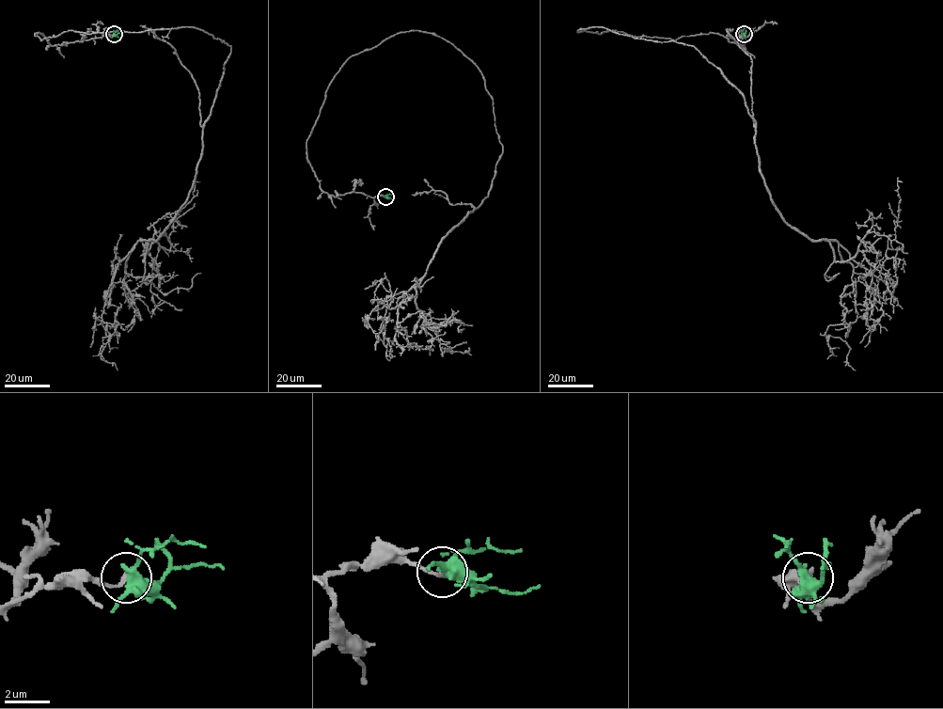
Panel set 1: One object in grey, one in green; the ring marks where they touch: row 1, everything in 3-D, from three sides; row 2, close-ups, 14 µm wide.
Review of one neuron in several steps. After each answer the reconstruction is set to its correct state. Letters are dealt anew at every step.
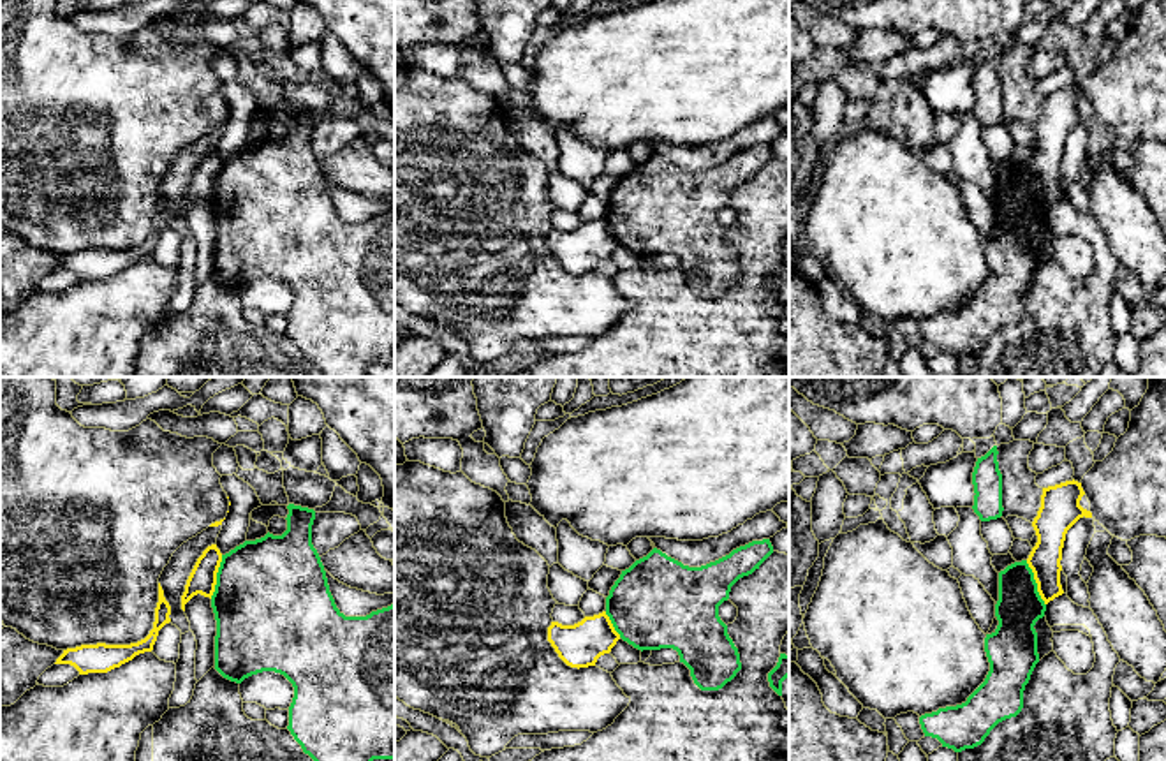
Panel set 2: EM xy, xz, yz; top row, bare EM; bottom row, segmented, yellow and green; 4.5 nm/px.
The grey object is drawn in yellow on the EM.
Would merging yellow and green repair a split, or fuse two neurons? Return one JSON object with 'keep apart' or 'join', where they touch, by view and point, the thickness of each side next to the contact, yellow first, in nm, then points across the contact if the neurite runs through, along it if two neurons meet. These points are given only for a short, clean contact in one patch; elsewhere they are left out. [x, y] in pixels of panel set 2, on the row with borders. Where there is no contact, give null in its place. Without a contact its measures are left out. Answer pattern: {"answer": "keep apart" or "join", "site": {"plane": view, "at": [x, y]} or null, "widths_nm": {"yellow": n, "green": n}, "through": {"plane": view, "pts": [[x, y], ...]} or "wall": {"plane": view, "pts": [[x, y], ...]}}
{"answer": "keep apart", "site": {"plane": "yz", "at": [1036, 582]}, "widths_nm": {"yellow": 140, "green": 200}, "wall": {"plane": "yz", "pts": [[1025, 561], [1045, 605]]}}

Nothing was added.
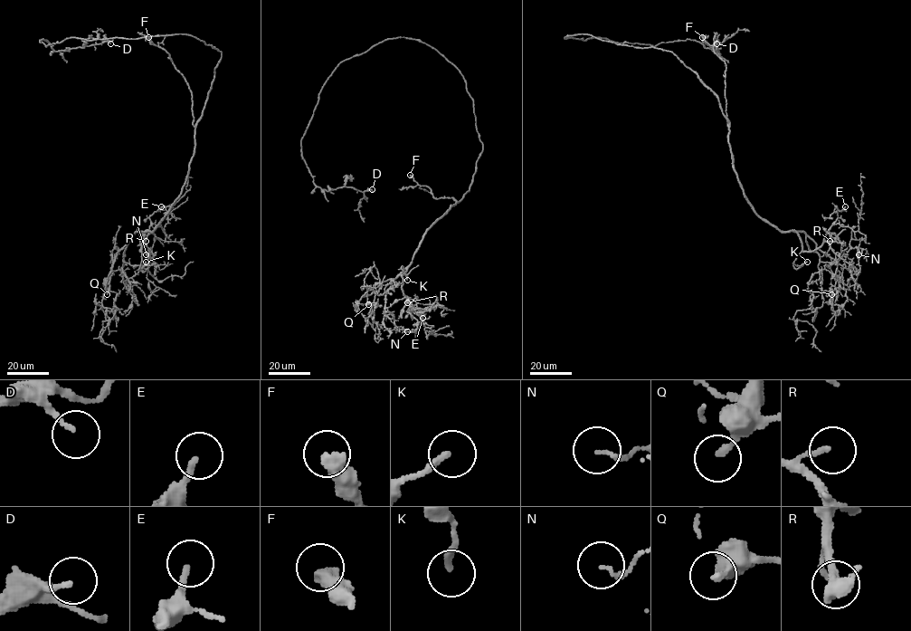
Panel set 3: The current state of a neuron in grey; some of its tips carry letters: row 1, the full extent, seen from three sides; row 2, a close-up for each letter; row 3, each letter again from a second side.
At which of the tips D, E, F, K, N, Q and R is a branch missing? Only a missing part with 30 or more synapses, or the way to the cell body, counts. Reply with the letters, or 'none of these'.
E, F, K

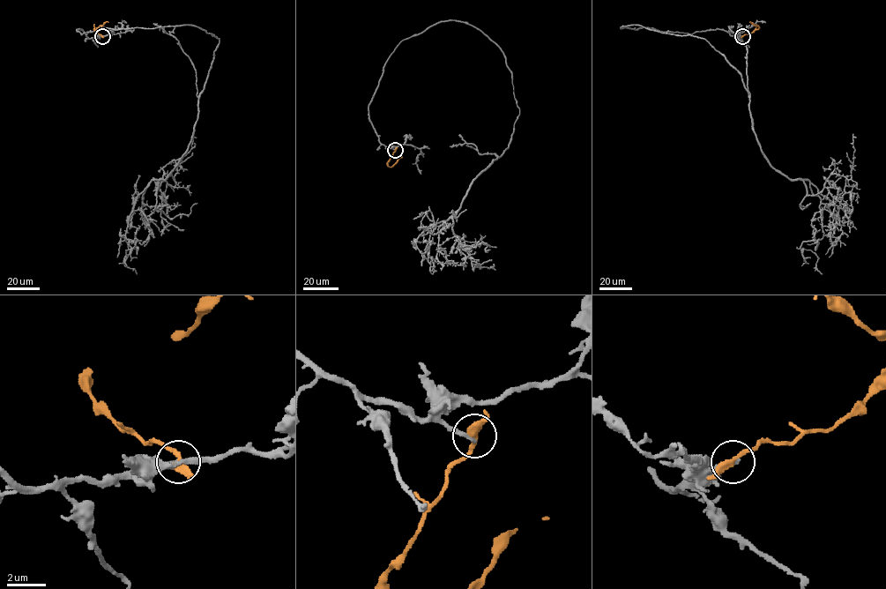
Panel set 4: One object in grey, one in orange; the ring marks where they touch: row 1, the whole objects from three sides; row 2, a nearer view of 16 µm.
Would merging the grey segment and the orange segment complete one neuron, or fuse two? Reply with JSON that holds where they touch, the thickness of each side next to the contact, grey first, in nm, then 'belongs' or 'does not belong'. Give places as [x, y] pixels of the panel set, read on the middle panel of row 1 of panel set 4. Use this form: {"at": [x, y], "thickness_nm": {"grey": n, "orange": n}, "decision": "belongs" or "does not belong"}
{"at": [395, 150], "thickness_nm": {"grey": 200, "orange": 320}, "decision": "does not belong"}

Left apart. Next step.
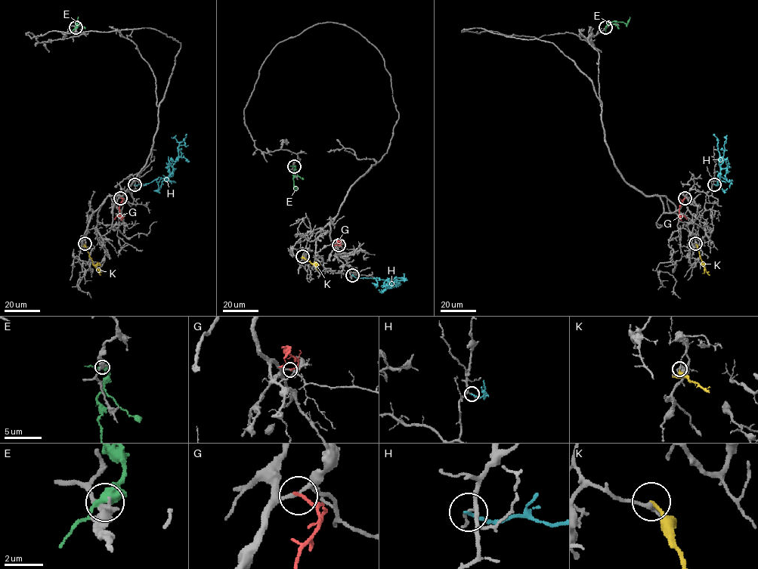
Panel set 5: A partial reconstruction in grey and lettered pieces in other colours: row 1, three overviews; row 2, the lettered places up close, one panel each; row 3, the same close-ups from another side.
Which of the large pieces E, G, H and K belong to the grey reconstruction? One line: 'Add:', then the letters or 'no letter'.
Add: no letter

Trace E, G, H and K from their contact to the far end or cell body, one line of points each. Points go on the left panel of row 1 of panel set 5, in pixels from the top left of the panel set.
E: (75, 28), (78, 24), (75, 21), (76, 23), (78, 17)
G: (121, 198), (122, 200), (119, 207), (119, 214), (114, 219)
H: (134, 184), (168, 178), (172, 173), (181, 155), (179, 143), (171, 137)
K: (85, 244), (93, 264), (100, 275)

